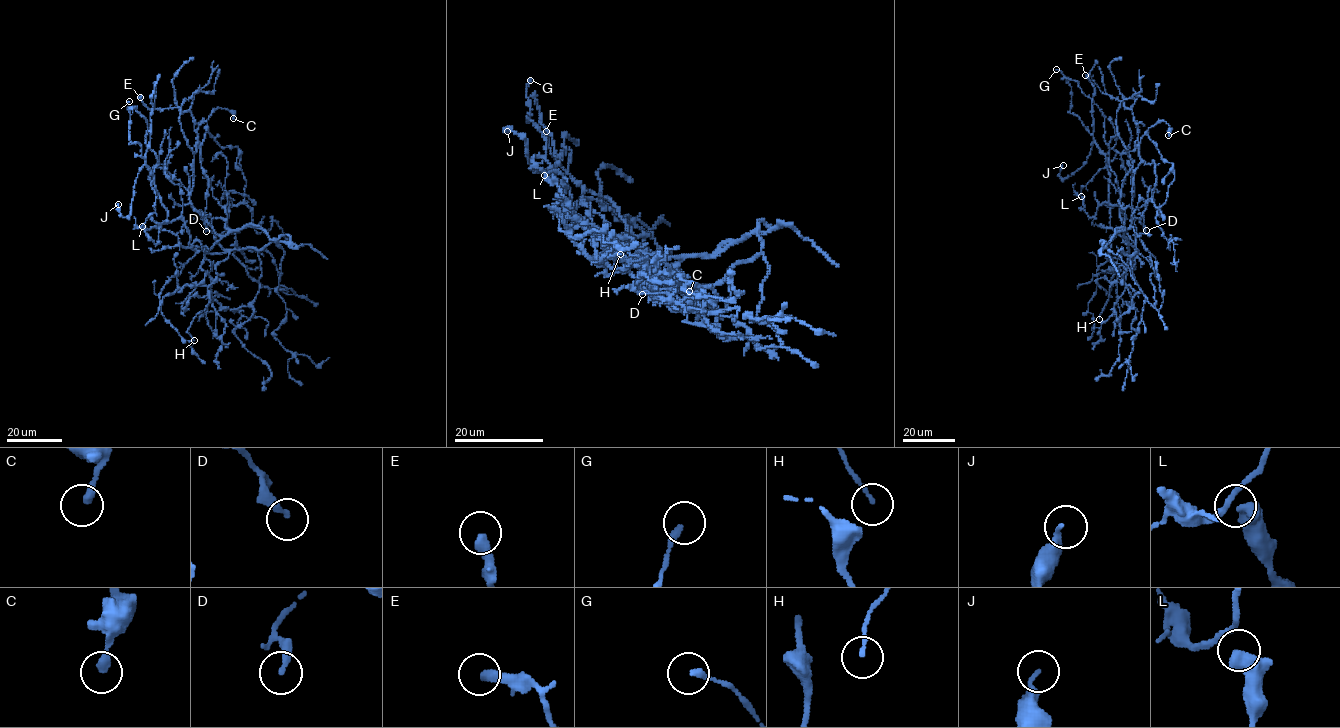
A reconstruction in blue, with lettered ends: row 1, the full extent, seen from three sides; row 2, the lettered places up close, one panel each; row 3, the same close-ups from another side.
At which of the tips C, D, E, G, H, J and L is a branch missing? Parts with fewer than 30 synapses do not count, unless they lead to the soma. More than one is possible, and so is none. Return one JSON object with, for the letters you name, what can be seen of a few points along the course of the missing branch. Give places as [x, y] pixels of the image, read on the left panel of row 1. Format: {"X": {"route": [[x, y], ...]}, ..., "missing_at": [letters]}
{"missing_at": []}

